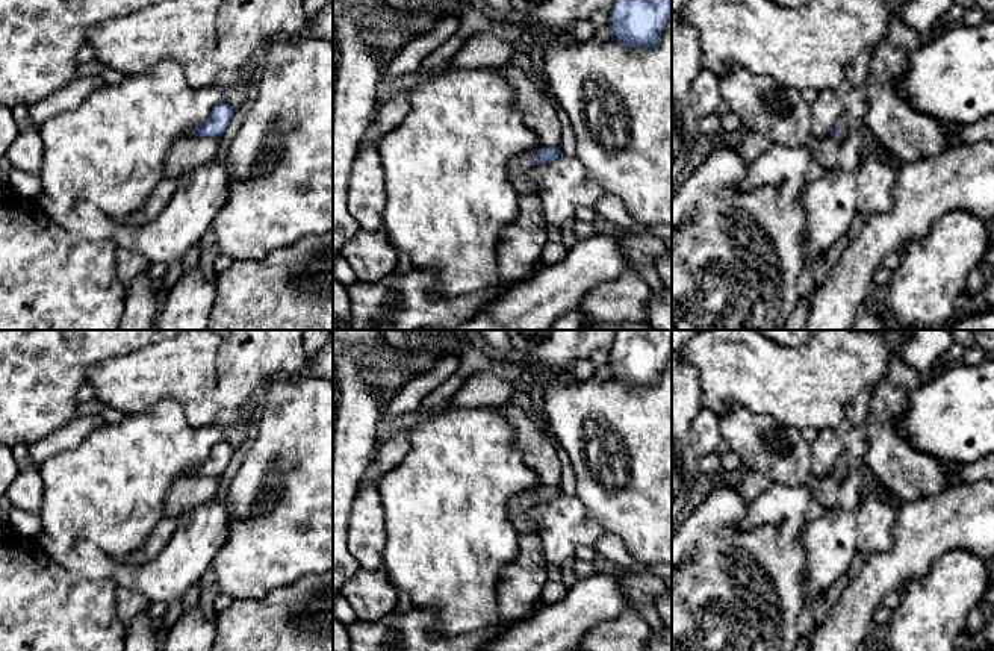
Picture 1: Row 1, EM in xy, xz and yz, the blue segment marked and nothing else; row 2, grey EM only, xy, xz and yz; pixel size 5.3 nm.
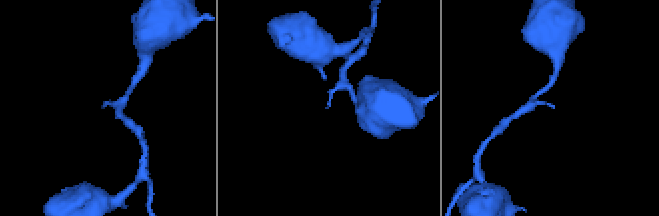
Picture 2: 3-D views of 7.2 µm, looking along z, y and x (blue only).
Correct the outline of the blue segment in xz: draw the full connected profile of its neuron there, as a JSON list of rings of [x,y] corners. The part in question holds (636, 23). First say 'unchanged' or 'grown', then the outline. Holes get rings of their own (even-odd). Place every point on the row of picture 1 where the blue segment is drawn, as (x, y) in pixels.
unchanged; [[[614,0],[608,26],[611,41],[634,48],[654,47],[672,17],[672,0]]]

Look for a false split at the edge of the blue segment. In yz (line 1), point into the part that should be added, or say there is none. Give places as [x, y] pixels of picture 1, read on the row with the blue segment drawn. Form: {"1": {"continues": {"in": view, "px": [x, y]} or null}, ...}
{"1": {"continues": {"in": "yz", "px": [843, 127]}}}

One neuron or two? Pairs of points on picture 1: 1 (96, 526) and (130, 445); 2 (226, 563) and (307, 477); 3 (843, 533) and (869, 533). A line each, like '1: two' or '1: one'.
1: one
2: one
3: two

